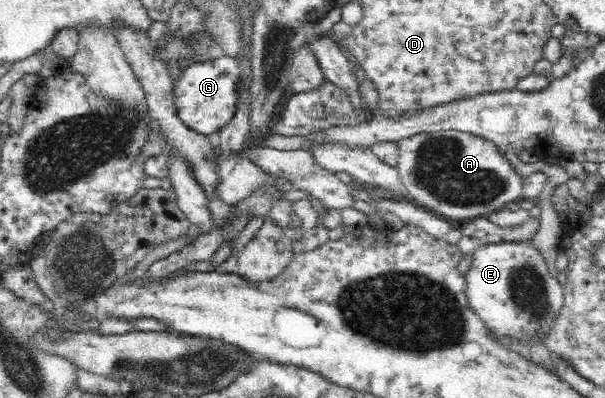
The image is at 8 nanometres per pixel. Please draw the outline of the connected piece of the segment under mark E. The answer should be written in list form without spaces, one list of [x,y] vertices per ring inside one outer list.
[[[530,240],[501,241],[478,248],[465,273],[465,298],[485,328],[492,334],[519,342],[528,352],[531,342],[543,342],[556,327],[564,302],[564,282],[549,270],[539,249]]]

